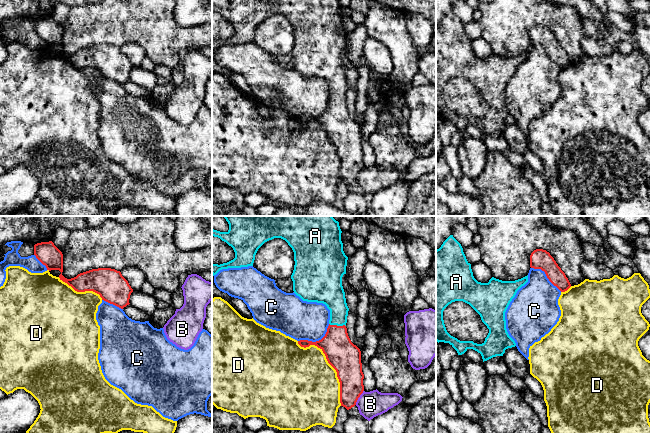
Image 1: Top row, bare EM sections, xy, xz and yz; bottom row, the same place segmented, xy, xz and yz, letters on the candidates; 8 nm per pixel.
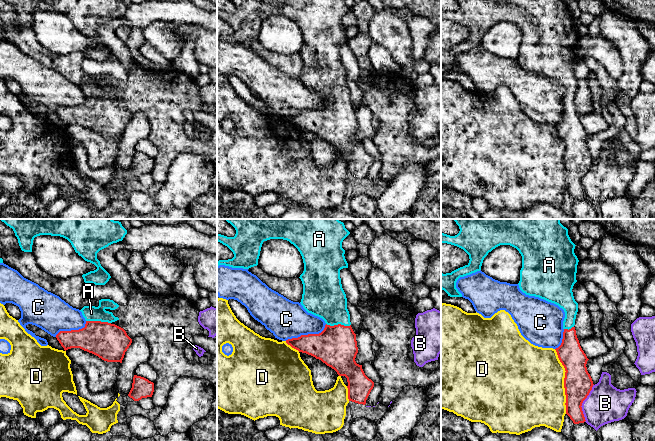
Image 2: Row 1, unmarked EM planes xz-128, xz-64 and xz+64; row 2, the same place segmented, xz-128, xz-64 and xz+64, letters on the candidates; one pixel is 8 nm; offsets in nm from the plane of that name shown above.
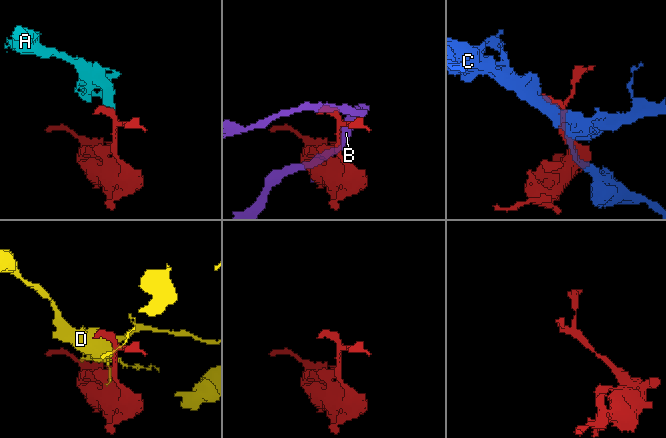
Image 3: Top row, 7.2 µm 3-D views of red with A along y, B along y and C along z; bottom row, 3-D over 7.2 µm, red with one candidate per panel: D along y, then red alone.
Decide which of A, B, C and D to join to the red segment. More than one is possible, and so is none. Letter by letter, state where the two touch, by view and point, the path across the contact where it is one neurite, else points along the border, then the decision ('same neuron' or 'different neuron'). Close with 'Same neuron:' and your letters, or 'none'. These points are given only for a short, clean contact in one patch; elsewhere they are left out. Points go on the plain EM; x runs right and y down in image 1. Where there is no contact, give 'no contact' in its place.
A: contact xz (336, 101); way xz (341, 129), (336, 121), (336, 101), (336, 78), (332, 71); same neuron
B: contact xz (359, 172); different neuron
C: contact xz (316, 117); different neuron
D: contact xz (330, 140); different neuron
Same neuron: A

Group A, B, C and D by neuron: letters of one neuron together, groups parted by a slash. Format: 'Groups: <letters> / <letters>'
Groups: A / B / C / D

